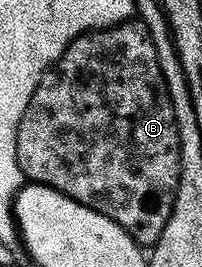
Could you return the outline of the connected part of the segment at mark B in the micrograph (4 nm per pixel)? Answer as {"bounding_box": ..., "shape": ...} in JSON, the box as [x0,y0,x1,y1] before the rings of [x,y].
{"bounding_box":[16,21,182,248],"shape":[[[141,21],[117,23],[114,27],[105,27],[99,31],[86,31],[70,42],[68,49],[64,49],[61,57],[42,75],[28,101],[28,109],[24,109],[24,117],[20,117],[20,125],[16,129],[16,157],[23,176],[29,182],[39,183],[64,193],[80,205],[116,221],[120,229],[127,231],[139,247],[153,248],[158,242],[160,233],[164,233],[164,225],[168,225],[174,208],[174,198],[178,192],[178,182],[182,172],[182,142],[178,136],[178,118],[174,112],[174,103],[170,99],[170,90],[166,87],[166,78],[160,69],[156,45],[145,23]]]}

